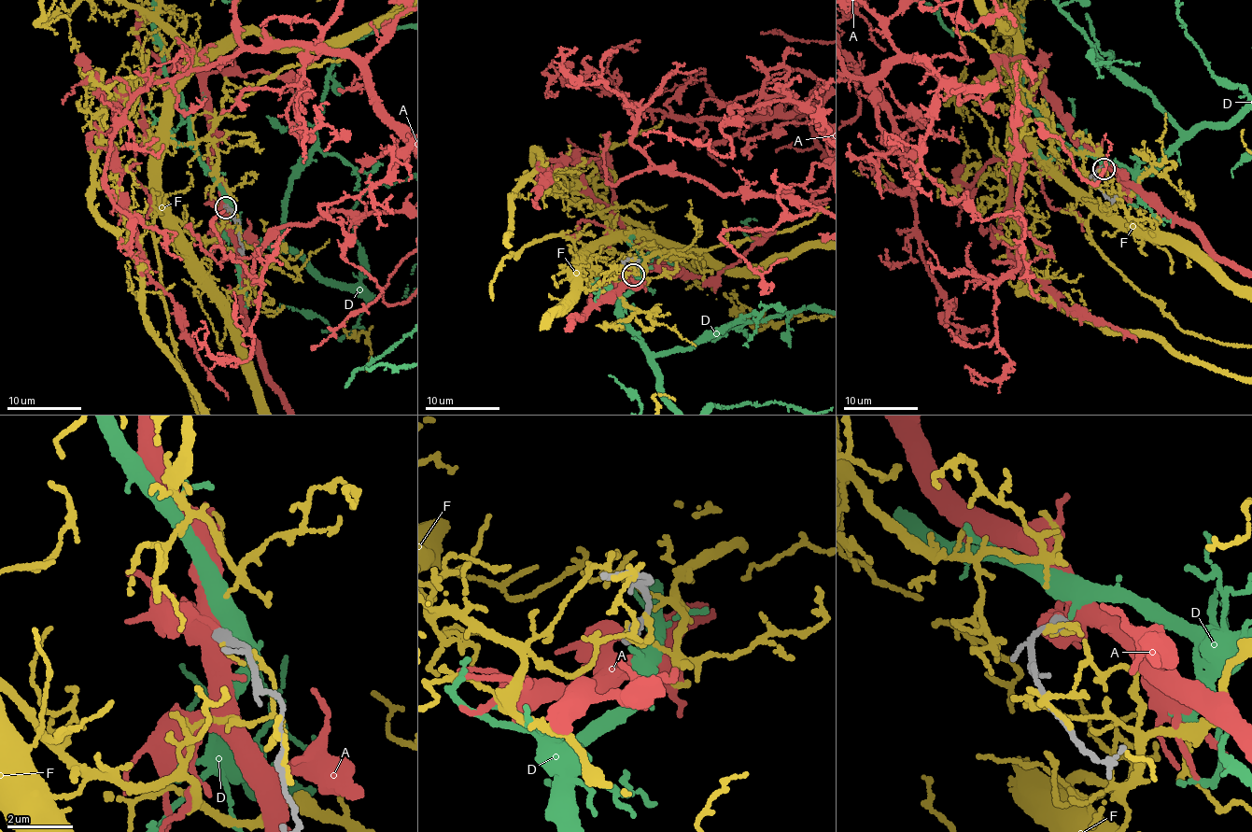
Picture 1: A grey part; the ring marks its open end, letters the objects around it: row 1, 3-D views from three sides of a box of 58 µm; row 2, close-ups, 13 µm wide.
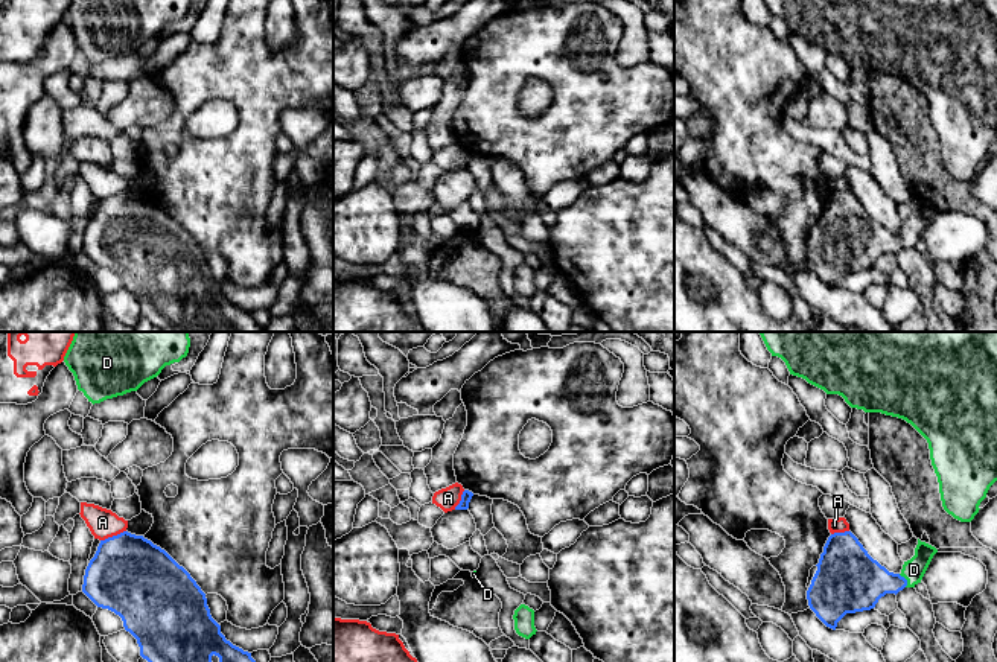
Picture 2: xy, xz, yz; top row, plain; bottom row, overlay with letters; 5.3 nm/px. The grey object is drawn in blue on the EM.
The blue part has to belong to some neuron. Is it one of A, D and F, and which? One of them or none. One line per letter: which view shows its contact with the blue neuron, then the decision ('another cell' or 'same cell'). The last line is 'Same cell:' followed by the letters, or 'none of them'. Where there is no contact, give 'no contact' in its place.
A: meets blue in xy; another cell
D: meets blue in yz; same cell
F: meets blue in xy; another cell
Same cell: D

